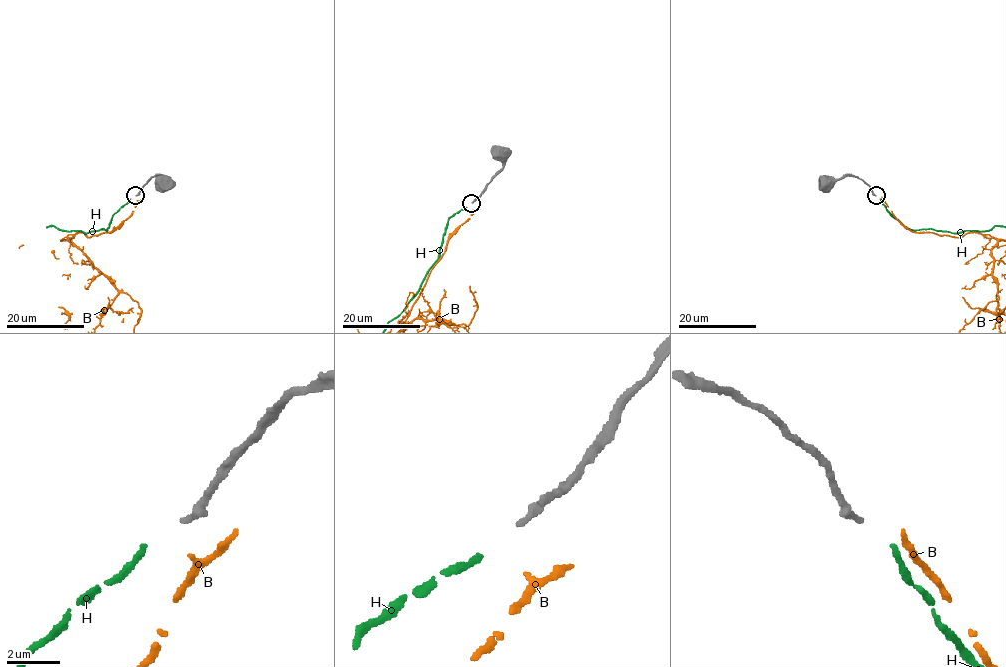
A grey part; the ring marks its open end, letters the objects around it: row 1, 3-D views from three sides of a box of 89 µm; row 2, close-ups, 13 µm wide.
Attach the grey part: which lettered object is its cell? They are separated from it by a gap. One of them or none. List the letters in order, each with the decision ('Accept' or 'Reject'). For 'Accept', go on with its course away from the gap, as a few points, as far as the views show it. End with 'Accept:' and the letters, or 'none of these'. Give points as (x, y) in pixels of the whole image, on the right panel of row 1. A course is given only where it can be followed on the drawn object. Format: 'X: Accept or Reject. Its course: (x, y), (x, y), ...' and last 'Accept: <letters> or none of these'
B: Reject
H: Accept
Accept: H

